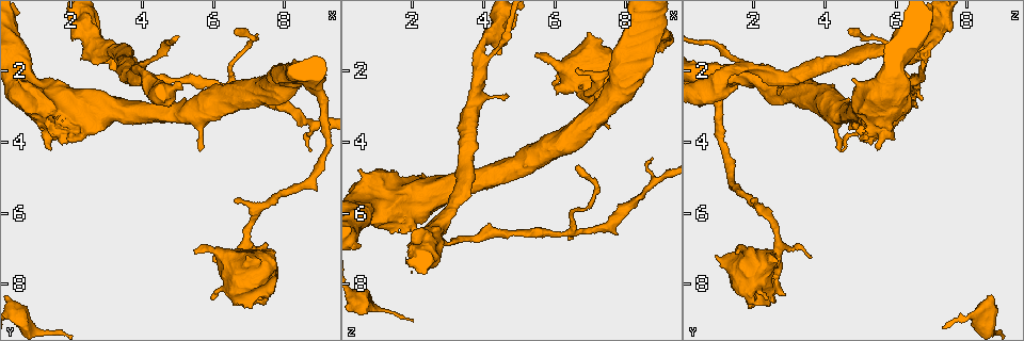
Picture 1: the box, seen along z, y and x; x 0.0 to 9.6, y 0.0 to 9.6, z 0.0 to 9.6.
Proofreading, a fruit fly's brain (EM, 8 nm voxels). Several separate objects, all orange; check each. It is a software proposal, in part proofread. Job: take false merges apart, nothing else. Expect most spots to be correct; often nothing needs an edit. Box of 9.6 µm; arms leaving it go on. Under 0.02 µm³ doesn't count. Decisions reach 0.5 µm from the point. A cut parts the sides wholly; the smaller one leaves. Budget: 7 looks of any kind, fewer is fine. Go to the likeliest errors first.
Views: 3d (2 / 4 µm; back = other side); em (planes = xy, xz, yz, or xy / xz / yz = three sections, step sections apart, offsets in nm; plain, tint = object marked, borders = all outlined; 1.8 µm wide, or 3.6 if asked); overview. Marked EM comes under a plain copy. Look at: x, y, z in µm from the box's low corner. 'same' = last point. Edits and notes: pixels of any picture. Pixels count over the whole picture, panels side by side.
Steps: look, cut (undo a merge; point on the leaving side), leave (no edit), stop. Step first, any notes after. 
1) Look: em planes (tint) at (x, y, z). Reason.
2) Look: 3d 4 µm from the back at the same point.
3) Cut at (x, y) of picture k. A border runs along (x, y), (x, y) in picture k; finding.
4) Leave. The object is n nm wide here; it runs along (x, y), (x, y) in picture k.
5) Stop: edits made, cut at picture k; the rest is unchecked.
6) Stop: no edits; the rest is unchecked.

Look: em planes (tint) at (3.90, 1.85, 1.75). Branch point.

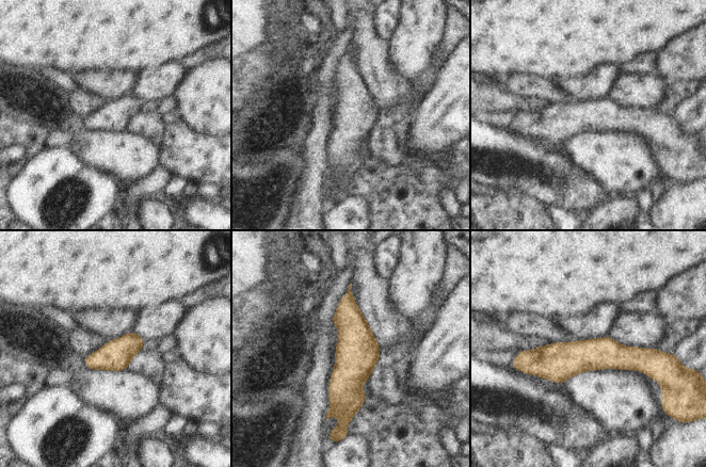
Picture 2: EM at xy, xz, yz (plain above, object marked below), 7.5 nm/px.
Leave. It runs along (654, 351), (648, 356), (526, 355) in picture 2; one cell here.

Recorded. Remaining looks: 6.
Look: em 3.6 µm xz step 8 (tint) at (6.40, 8.15, 2.10). Thick turns thin.

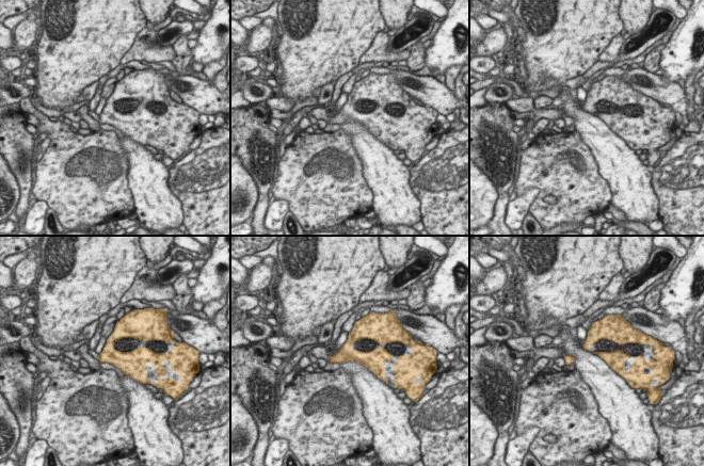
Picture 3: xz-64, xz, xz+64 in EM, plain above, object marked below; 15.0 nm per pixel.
Look: em 3.6 µm planes (borders) at the same point.

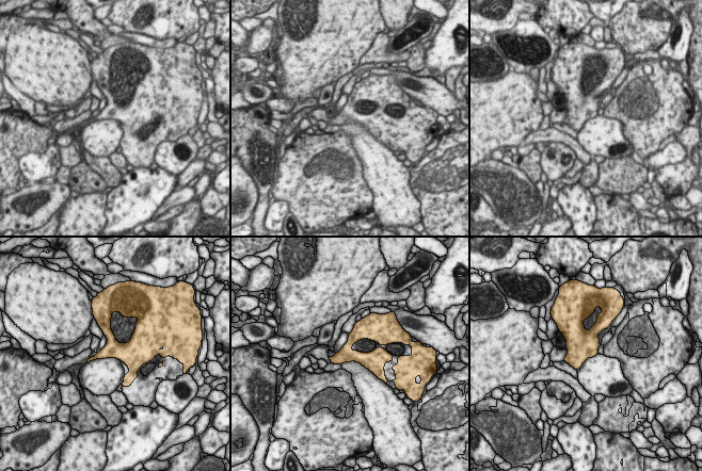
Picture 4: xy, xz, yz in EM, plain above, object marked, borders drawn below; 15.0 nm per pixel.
Leave. It runs along (381, 355), (339, 357), (333, 360) in picture 4; continuous, no second cell.

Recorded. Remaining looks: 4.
Look: 3d 4 µm at (0.90, 2.80, 5.55). Calibre changes.

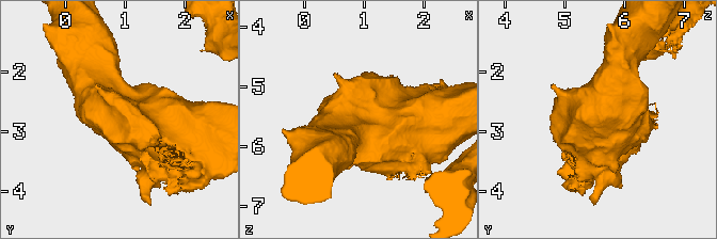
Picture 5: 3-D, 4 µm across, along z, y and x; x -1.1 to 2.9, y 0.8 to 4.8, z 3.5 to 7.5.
Look: em 3.6 µm xy step 16 (tint) at (0.85, 2.75, 5.50).

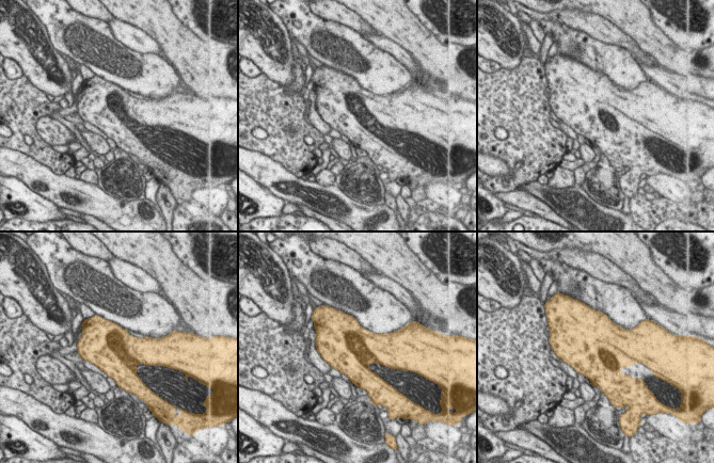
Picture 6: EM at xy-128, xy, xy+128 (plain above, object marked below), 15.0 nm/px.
Look: em 3.6 µm planes (tint) at the same point.

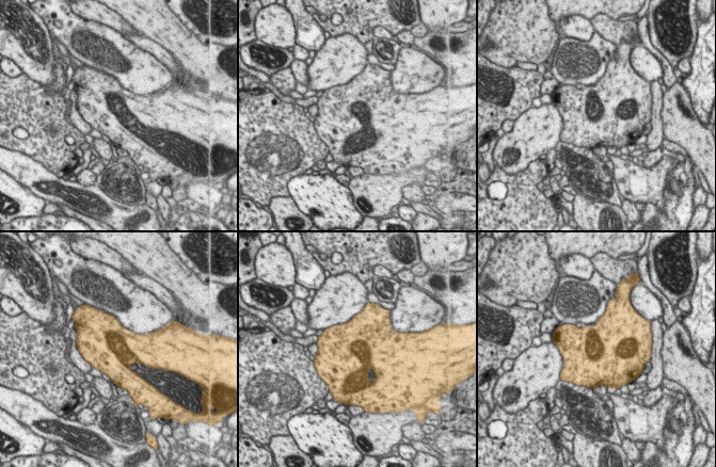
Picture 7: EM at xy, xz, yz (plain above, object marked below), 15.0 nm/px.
Leave. All the same cell.

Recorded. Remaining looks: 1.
Stop: no edits; the rest is unchecked.

